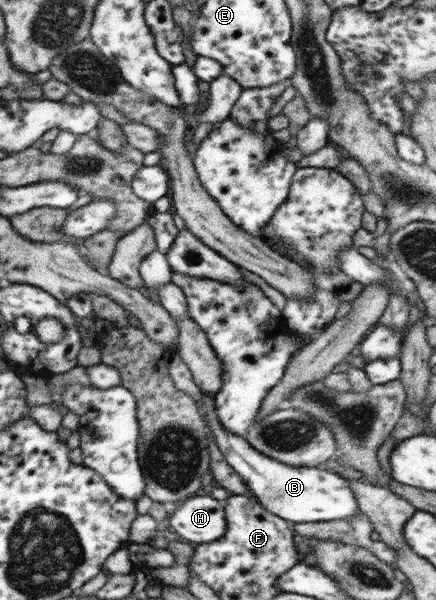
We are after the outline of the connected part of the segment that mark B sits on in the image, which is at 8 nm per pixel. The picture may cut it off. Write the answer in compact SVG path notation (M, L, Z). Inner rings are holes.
M201 392L201 394L204 396L204 400L202 401L204 406L199 408L205 417L204 424L207 424L214 434L218 448L223 453L223 456L225 456L225 460L229 463L229 466L243 478L243 482L247 484L247 488L255 496L254 500L263 506L267 512L271 512L271 514L275 514L275 516L279 516L279 518L283 518L287 522L325 522L349 517L360 510L357 498L355 498L355 494L353 494L353 490L349 486L349 480L345 480L341 475L333 473L332 470L328 470L324 466L296 467L295 465L279 462L261 454L261 452L257 452L245 438L235 436L221 426L219 418L217 418L214 412L213 397L207 394L207 392Z

